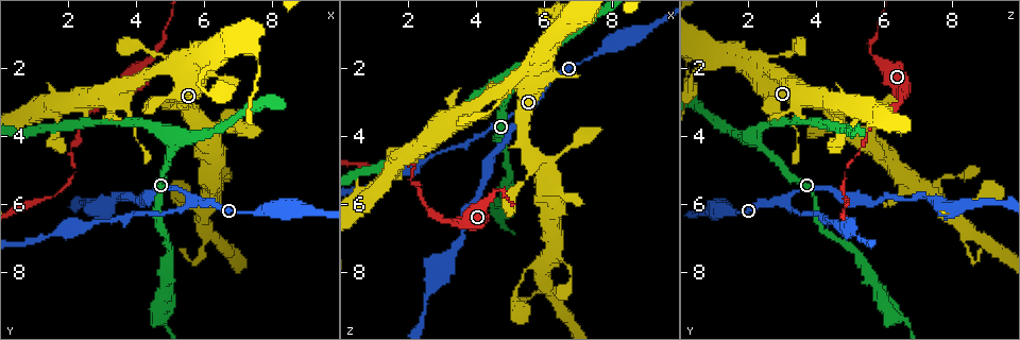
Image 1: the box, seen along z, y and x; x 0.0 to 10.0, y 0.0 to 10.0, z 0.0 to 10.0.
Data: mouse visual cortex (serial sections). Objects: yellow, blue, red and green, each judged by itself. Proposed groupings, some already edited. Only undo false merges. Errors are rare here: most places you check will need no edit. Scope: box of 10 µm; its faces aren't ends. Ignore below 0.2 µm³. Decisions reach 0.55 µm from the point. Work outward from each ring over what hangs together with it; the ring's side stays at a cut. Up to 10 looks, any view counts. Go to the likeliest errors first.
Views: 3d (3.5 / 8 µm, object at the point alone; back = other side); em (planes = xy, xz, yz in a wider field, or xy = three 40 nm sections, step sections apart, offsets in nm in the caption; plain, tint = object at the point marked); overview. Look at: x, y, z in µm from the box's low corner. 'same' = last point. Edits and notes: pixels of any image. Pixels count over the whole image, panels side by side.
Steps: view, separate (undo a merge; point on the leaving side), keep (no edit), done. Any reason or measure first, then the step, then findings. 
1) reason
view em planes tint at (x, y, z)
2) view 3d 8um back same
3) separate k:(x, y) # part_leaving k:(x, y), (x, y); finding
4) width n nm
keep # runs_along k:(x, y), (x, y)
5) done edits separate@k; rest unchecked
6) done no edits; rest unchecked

two arms in line, one across
view 3d 3.5um at (5.75, 5.85, 3.00)

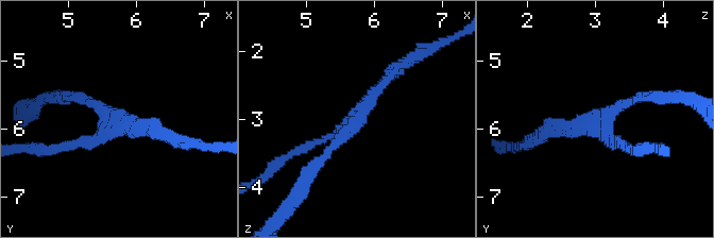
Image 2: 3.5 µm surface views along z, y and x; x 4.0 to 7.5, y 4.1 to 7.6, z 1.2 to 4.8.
arms 3; arm_widths 150, 150, 200 nm; now the EM
view em xy step 3 tint at (5.75, 5.90, 3.00)

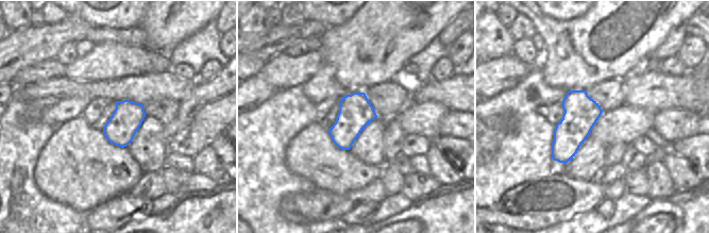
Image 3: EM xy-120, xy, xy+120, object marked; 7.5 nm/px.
keep # runs_along 2:(398, 68), (310, 169); one cell here

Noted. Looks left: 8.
abrupt turn
view 3d 3.5um at (5.10, 4.10, 2.25)

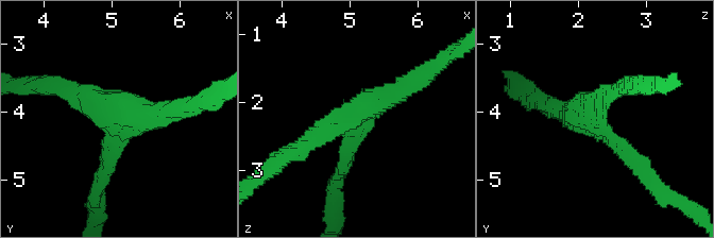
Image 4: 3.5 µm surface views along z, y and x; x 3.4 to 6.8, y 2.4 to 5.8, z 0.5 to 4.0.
keep # runs_along 4:(106, 171), (113, 113), (67, 86); continuous, no second cell

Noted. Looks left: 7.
calibre changes
view 3d 3.5um at (4.80, 1.30, 5.65)

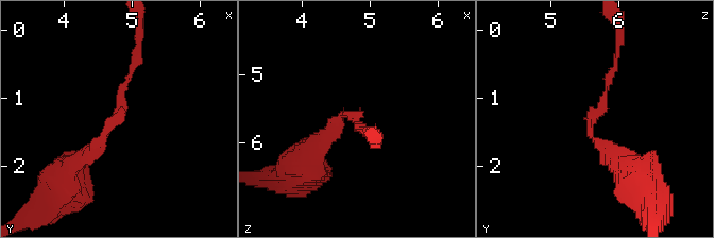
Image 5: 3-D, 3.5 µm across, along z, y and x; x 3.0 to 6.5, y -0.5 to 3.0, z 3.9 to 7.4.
arm_widths 100, 200 nm; now the EM
view em xy step 3 tint at (4.70, 1.30, 5.60)

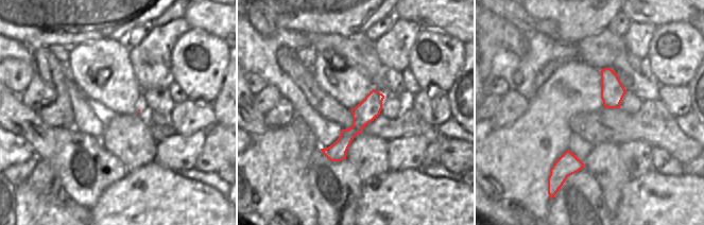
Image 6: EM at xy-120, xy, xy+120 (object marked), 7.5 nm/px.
keep # one cell here

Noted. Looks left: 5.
thin neck
view 3d 3.5um at (2.10, 4.45, 5.35)

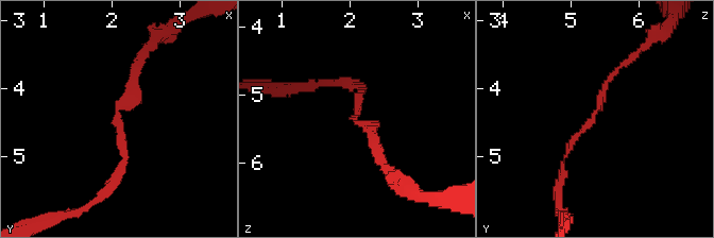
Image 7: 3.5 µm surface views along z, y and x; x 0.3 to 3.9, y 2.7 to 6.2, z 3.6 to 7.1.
arm_widths 100, 100 nm
view em xy step 2 plain at (2.10, 4.40, 5.30)

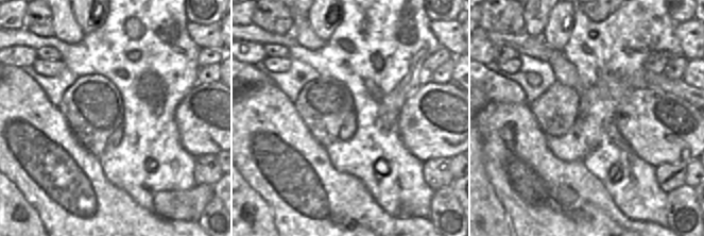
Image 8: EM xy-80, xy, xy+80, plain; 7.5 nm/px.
view em xy step 2 tint same

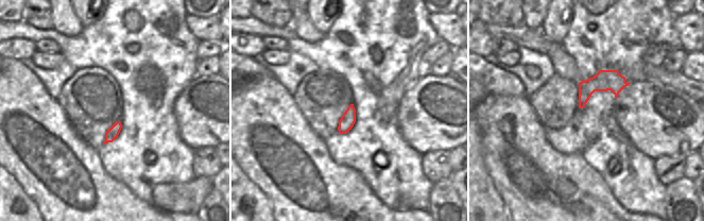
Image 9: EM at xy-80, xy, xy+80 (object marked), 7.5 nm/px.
keep # runs_along 7:(140, 63), (118, 108), (118, 176); all the same cell

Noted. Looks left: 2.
done no edits; rest unchecked

